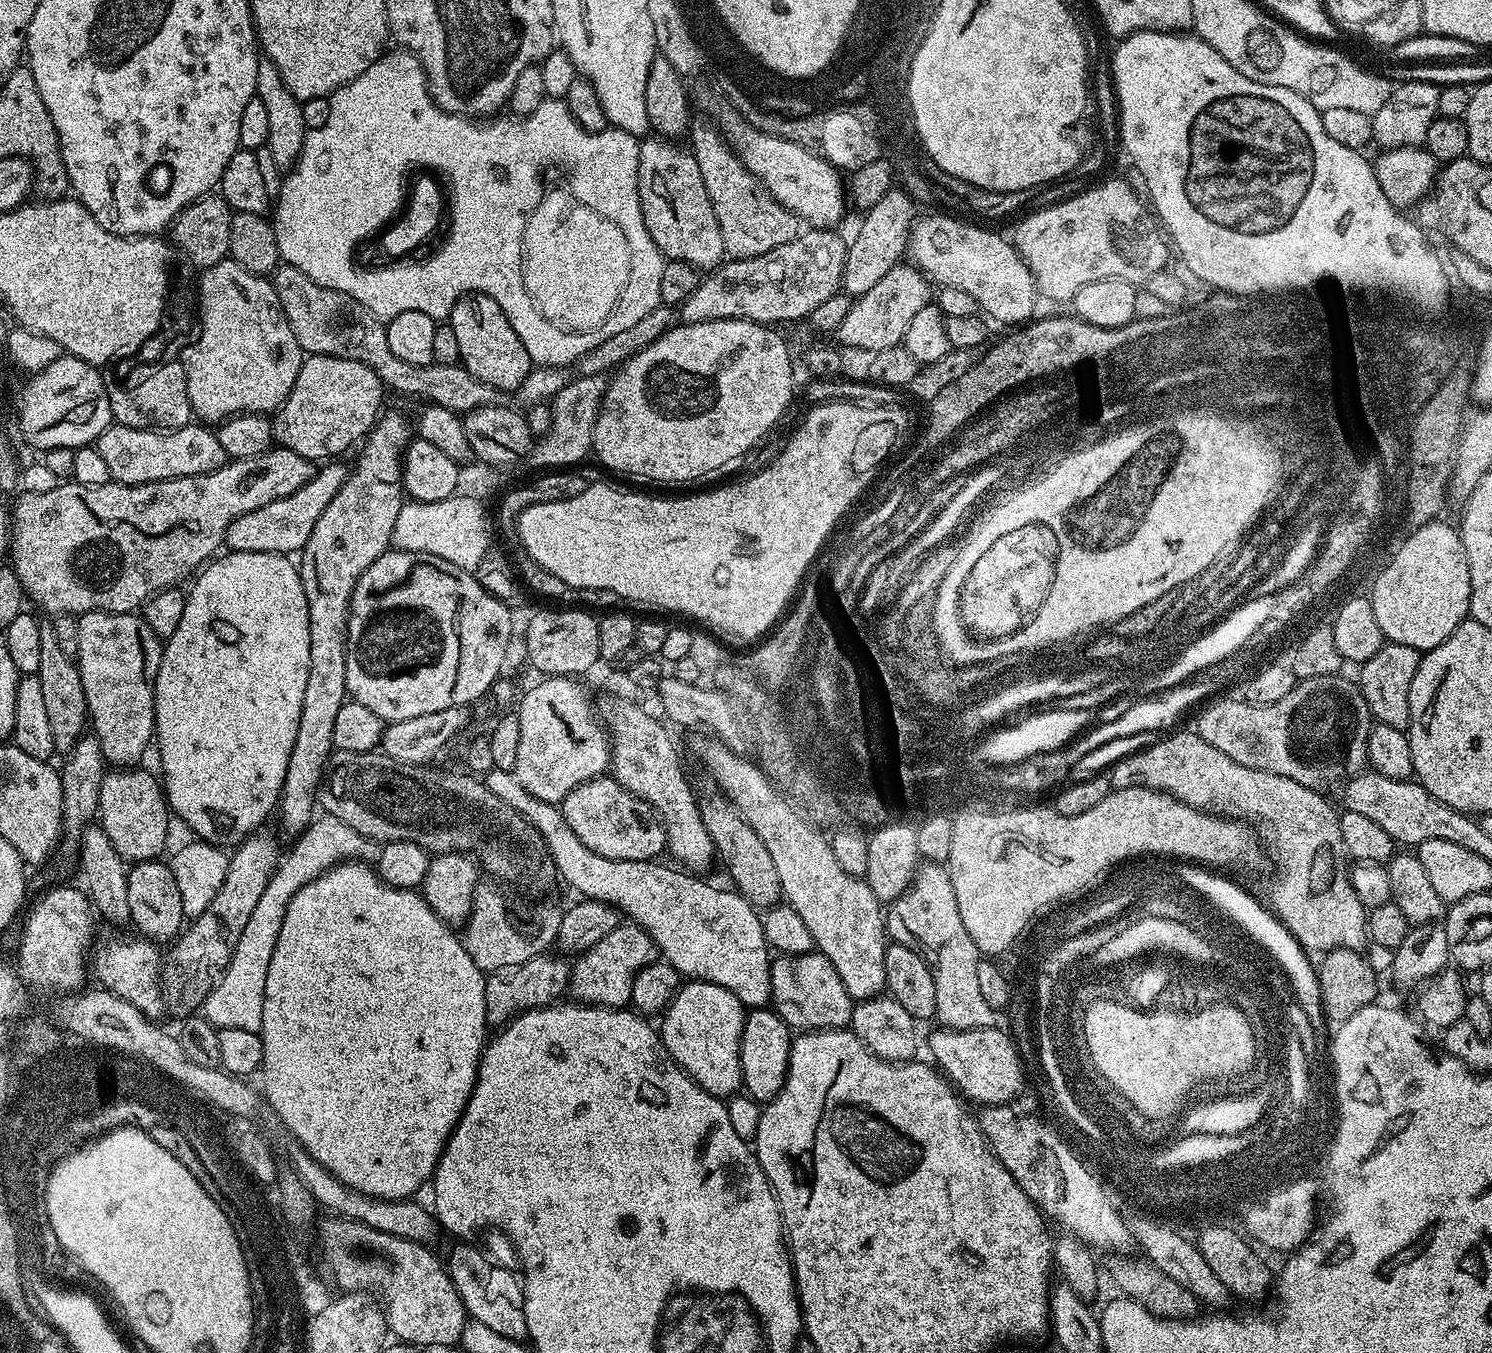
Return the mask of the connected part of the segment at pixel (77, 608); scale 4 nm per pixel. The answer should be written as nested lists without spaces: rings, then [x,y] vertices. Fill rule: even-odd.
[[[273,446],[260,456],[228,460],[220,468],[197,476],[174,478],[173,480],[155,480],[149,484],[117,484],[113,482],[106,486],[82,486],[75,482],[62,482],[54,490],[46,490],[46,494],[24,492],[21,495],[21,500],[16,505],[13,503],[10,508],[10,566],[15,570],[16,577],[20,579],[25,597],[31,603],[33,600],[38,607],[52,612],[53,617],[65,614],[77,617],[82,612],[99,611],[135,613],[137,609],[147,604],[156,593],[163,592],[165,588],[179,585],[179,580],[186,579],[185,581],[187,581],[197,569],[207,565],[221,551],[224,535],[230,522],[242,518],[242,514],[250,514],[250,510],[258,510],[278,498],[286,498],[290,494],[302,490],[302,486],[310,483],[317,471],[317,465],[313,461],[302,458],[300,454],[294,454],[294,450]]]

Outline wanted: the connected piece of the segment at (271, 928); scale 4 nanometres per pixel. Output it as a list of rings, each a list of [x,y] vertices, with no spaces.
[[[320,814],[313,819],[307,830],[295,840],[296,845],[288,853],[279,857],[276,871],[272,873],[266,890],[262,890],[262,898],[258,898],[258,906],[254,906],[254,914],[250,914],[250,922],[246,922],[246,930],[242,930],[242,938],[238,938],[238,946],[230,958],[230,962],[220,973],[212,985],[202,1005],[202,1015],[217,1030],[233,1028],[234,1030],[250,1030],[259,1032],[262,1026],[262,998],[266,994],[266,970],[270,970],[270,958],[274,958],[274,946],[278,942],[278,930],[282,930],[282,918],[286,918],[286,906],[314,878],[323,872],[329,872],[335,864],[343,864],[353,858],[372,862],[379,857],[381,845],[368,836],[358,834],[351,826],[346,826],[338,818]]]

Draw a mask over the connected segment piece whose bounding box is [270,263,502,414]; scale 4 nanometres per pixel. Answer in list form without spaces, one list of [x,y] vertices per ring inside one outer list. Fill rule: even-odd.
[[[281,263],[276,271],[271,273],[270,279],[275,288],[282,310],[290,322],[290,330],[294,330],[294,338],[298,338],[298,346],[306,354],[314,356],[337,356],[338,358],[350,358],[354,362],[362,362],[378,374],[378,378],[383,382],[385,389],[401,392],[404,396],[421,396],[428,404],[446,406],[446,410],[451,412],[466,413],[475,408],[490,406],[501,399],[502,393],[496,388],[486,386],[470,370],[466,370],[464,365],[457,362],[455,364],[430,363],[426,366],[414,366],[410,362],[402,362],[402,358],[397,358],[394,350],[390,350],[390,341],[386,338],[386,324],[383,320],[378,320],[374,314],[370,314],[354,298],[342,294],[333,288],[327,288],[321,284],[315,284],[302,270],[294,266]]]

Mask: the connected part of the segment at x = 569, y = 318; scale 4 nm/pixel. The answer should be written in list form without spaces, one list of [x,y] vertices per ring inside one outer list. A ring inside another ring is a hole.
[[[544,160],[536,168],[536,185],[542,189],[540,201],[528,219],[523,221],[522,282],[524,292],[530,294],[537,310],[551,324],[560,327],[560,336],[587,338],[602,334],[608,320],[616,316],[628,284],[632,284],[632,244],[628,244],[628,232],[620,223],[612,222],[612,216],[604,216],[600,208],[592,208],[586,196],[580,196],[576,189],[576,168],[574,162],[565,160]]]

